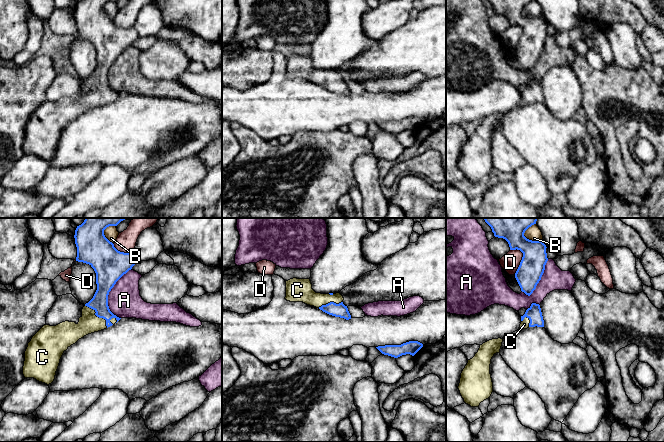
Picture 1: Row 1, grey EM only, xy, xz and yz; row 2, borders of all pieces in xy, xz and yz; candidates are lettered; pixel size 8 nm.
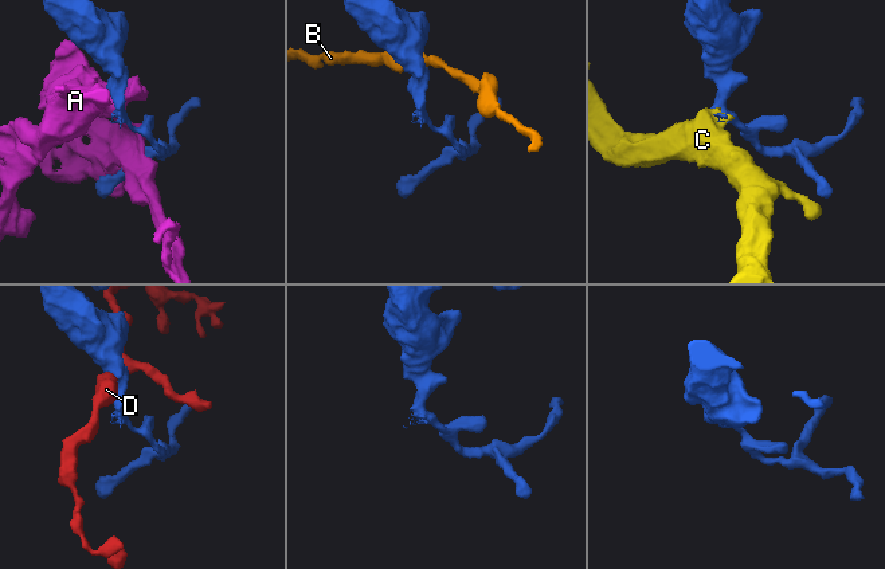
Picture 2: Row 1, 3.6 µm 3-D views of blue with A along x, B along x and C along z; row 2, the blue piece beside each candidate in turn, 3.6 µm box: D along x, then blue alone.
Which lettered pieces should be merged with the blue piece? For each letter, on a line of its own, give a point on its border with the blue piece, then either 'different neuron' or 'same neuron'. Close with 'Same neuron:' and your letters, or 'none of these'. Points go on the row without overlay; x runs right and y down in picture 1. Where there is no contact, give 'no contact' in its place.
A: xy (108, 69) | different neuron
B: yz (531, 16) | different neuron
C: xy (98, 92) | same neuron
D: yz (521, 36) | different neuron
Same neuron: C

